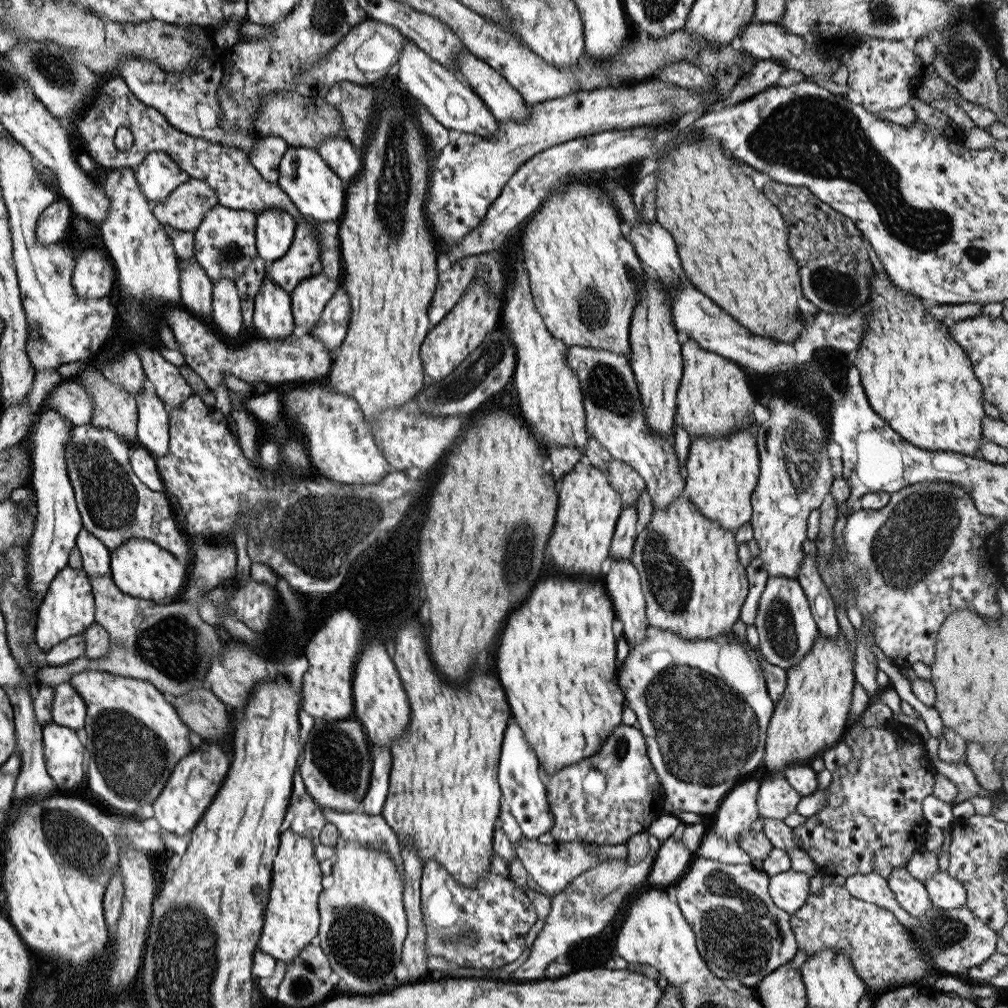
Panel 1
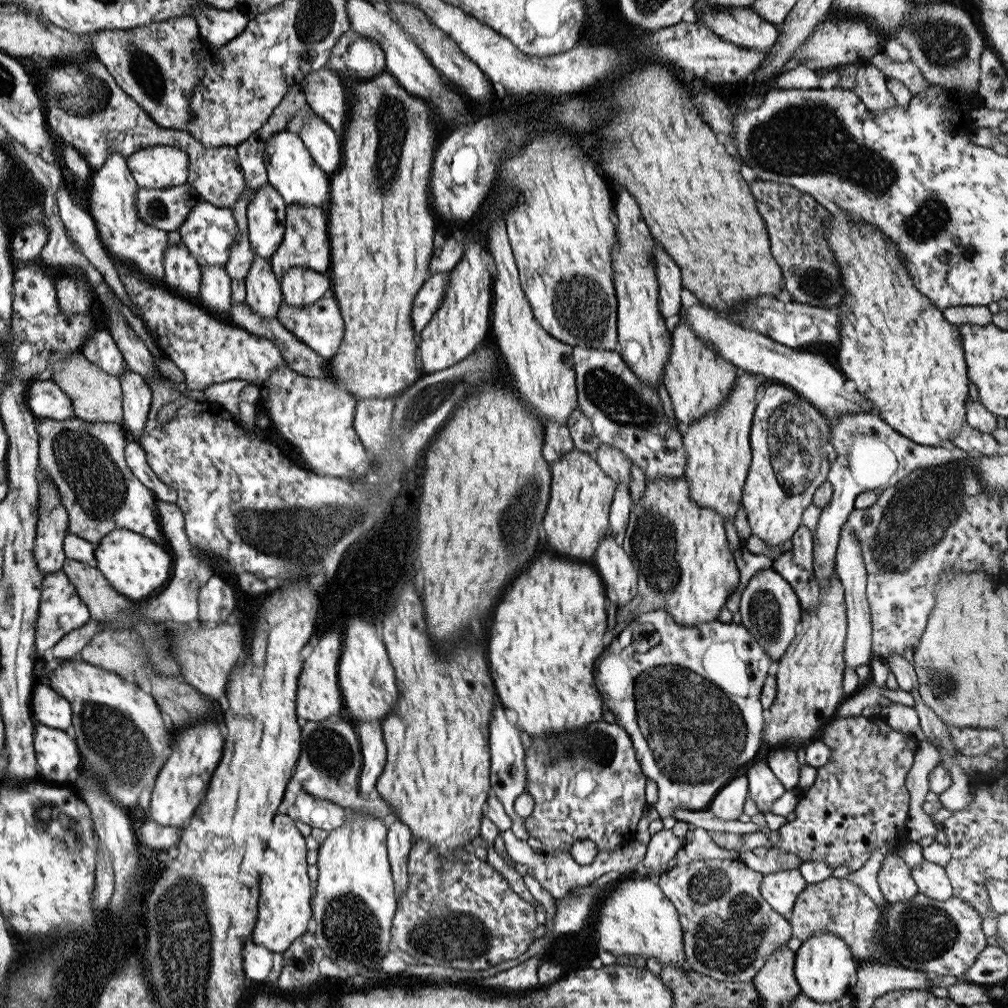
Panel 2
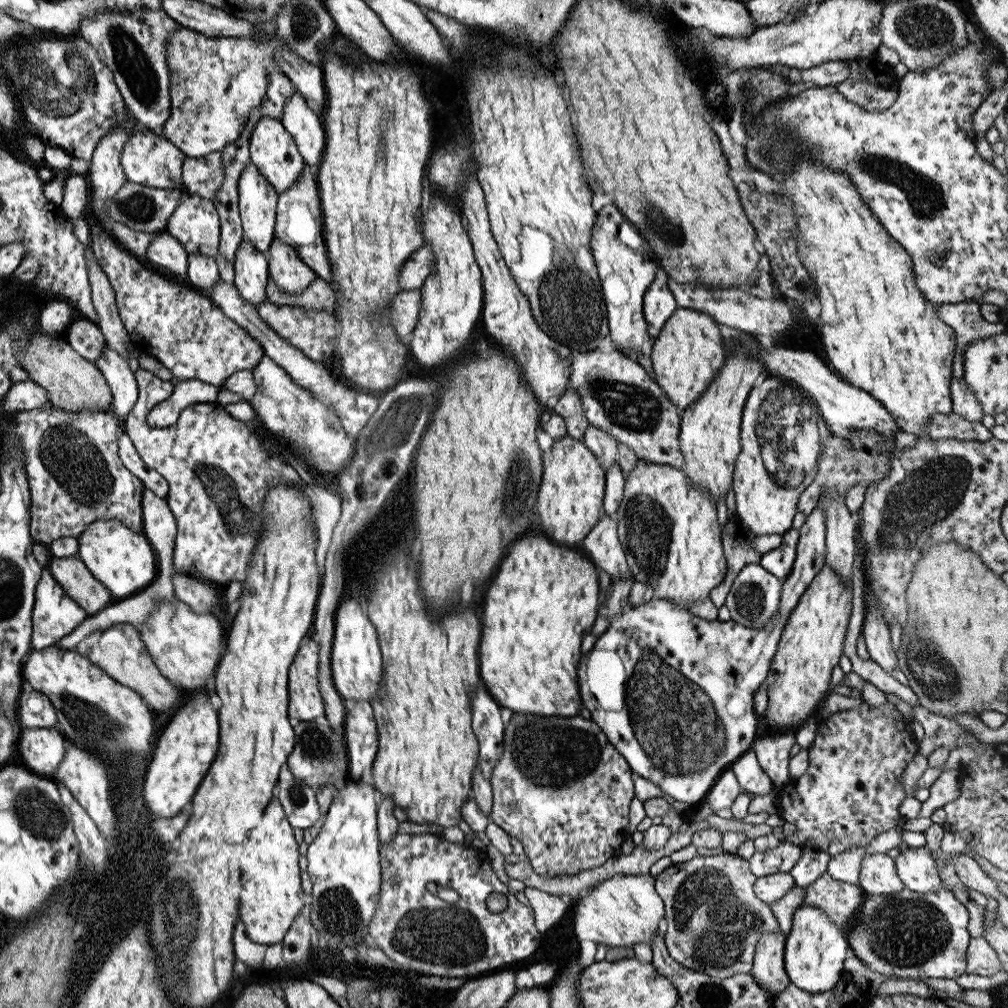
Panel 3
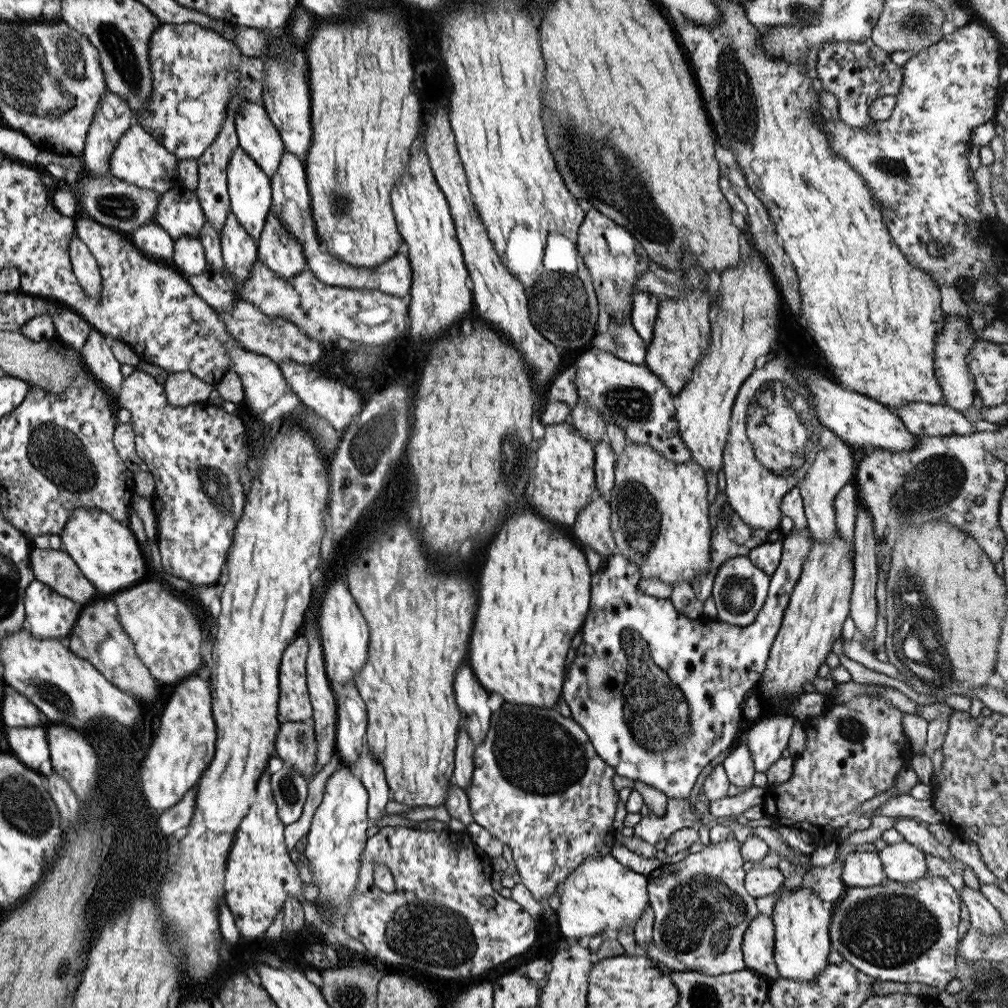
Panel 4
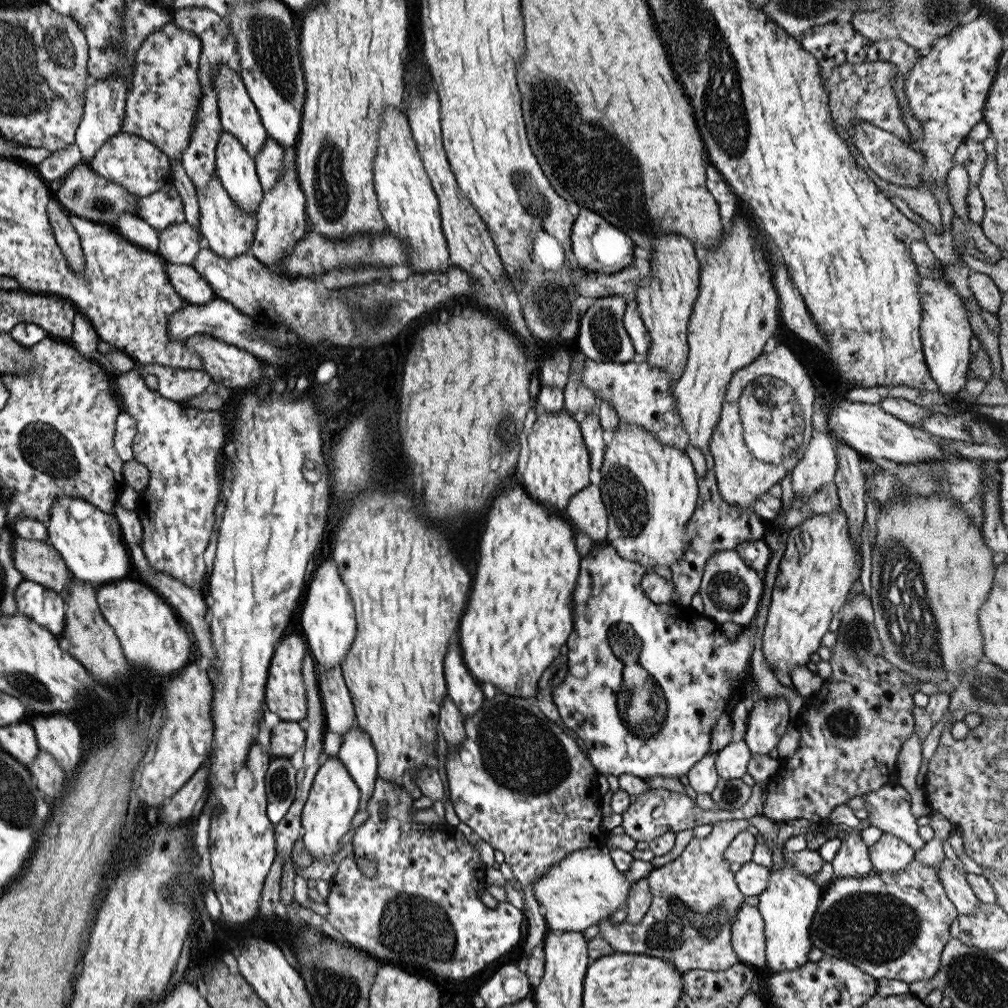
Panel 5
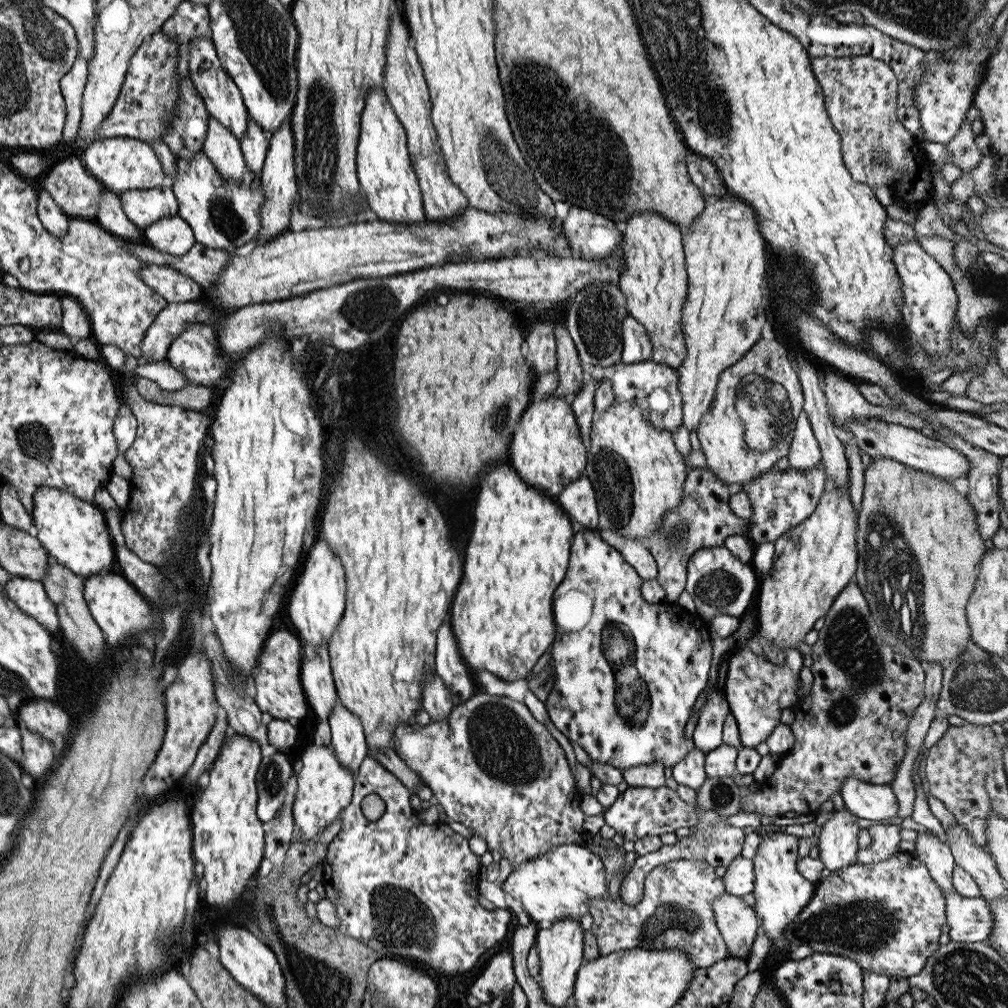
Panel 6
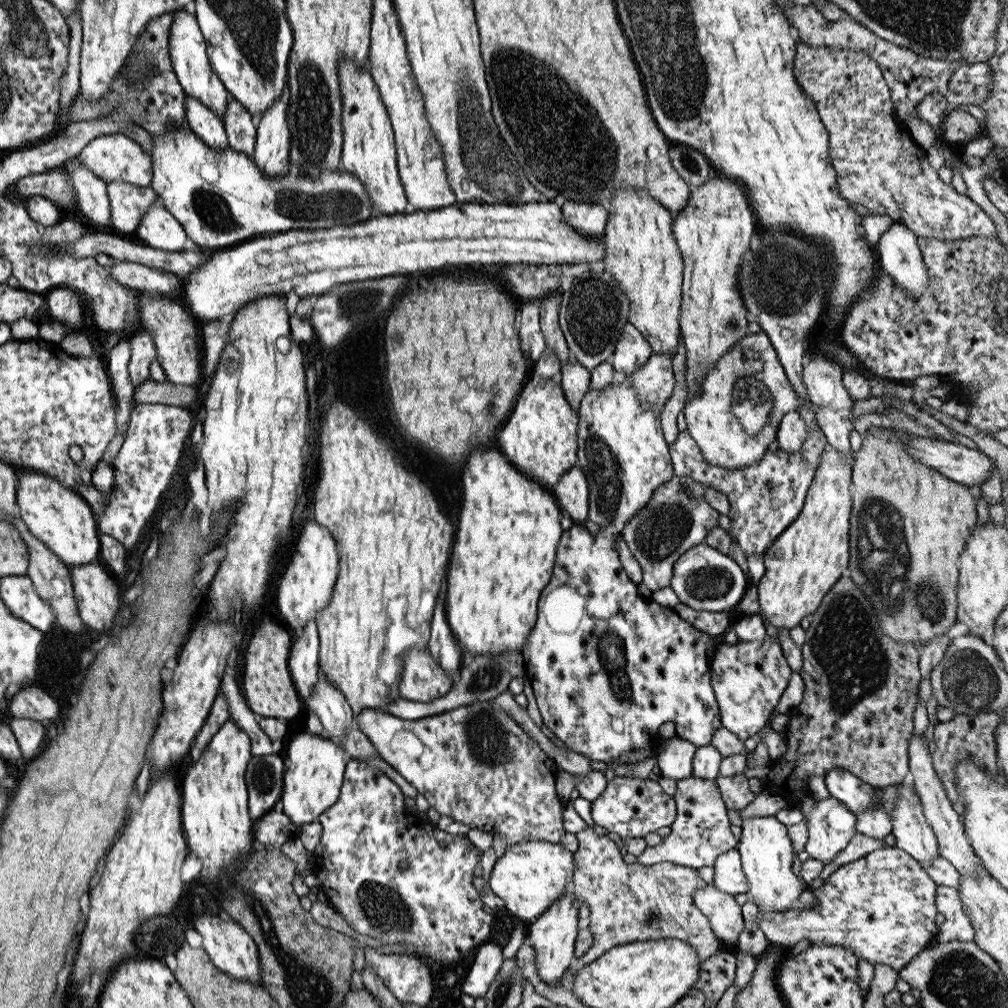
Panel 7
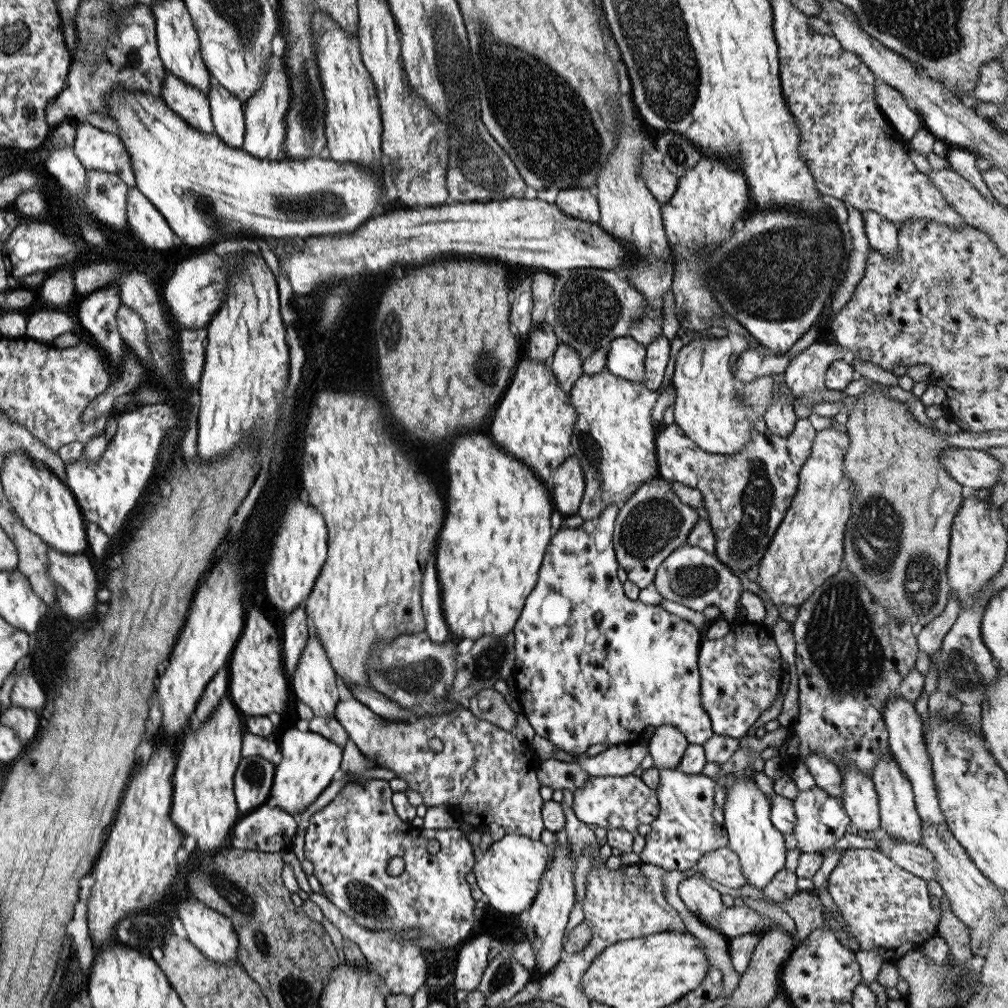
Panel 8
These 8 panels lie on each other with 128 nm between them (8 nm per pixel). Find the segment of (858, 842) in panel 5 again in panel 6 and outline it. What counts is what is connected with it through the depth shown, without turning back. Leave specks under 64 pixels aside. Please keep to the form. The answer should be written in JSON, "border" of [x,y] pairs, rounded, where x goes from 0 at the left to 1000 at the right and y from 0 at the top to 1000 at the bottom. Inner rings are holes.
{"border":[[[839,802],[825,804],[825,812],[812,820],[813,853],[821,863],[835,863],[851,854],[851,810]]]}

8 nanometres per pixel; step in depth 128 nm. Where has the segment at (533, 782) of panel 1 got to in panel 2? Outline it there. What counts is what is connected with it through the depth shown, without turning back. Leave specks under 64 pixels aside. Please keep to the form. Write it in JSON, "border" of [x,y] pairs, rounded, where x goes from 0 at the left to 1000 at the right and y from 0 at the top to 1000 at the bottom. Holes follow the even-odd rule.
{"border":[[[492,698],[489,705],[488,715],[486,716],[486,777],[488,780],[487,786],[498,796],[504,810],[509,813],[508,825],[514,832],[522,835],[526,831],[526,826],[522,822],[522,812],[515,810],[510,805],[510,794],[520,788],[523,784],[523,762],[520,757],[522,751],[520,738],[514,725],[508,718],[504,717],[504,712],[501,710],[501,702],[496,698]]]}

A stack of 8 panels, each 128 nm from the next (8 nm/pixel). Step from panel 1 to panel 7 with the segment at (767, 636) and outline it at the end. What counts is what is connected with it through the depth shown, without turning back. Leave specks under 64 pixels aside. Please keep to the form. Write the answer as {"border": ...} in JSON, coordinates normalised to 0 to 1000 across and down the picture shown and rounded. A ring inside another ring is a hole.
{"border":[[[696,539],[681,546],[669,558],[669,571],[663,581],[672,589],[675,597],[688,605],[716,607],[720,604],[728,608],[744,579],[744,573],[740,573],[725,551]]]}

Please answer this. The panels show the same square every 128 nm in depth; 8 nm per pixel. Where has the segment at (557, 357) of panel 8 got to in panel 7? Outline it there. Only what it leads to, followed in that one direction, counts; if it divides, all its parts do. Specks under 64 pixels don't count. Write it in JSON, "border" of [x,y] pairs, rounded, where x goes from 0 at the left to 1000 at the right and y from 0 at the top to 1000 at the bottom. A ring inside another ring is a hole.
{"border":[[[566,356],[557,363],[557,369],[554,378],[559,385],[560,393],[563,401],[573,410],[575,399],[581,393],[581,389],[585,387],[585,378],[587,376],[586,368],[576,363],[573,358]]]}

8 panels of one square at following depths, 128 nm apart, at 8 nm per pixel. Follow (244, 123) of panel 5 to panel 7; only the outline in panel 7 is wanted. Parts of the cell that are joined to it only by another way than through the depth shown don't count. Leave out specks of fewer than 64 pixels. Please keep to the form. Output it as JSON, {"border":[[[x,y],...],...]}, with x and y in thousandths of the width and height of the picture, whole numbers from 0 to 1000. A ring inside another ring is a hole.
{"border":[[[173,10],[173,22],[171,22],[171,28],[169,28],[169,59],[171,59],[171,66],[173,66],[173,72],[179,80],[179,84],[183,88],[183,91],[190,97],[194,97],[206,105],[210,111],[214,112],[219,118],[224,113],[224,107],[226,107],[226,99],[228,99],[228,91],[223,88],[223,85],[218,80],[218,76],[214,74],[212,68],[208,65],[206,60],[206,53],[204,48],[207,44],[201,40],[200,31],[196,26],[196,21],[193,15],[188,10]]]}

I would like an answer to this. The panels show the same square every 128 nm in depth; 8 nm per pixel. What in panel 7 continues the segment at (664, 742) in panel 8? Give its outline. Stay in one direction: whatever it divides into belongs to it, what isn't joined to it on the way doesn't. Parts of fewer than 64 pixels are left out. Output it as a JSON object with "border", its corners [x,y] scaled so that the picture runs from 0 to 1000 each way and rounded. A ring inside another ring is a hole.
{"border":[[[668,732],[657,747],[652,746],[653,762],[659,771],[675,775],[688,771],[687,755],[691,741],[687,736]]]}

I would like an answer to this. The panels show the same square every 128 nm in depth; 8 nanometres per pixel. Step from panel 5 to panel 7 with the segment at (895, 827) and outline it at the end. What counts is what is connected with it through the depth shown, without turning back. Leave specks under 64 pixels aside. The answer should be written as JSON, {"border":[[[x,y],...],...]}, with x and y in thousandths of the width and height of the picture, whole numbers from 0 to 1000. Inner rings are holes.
{"border":[[[834,763],[821,766],[817,773],[823,789],[835,795],[846,807],[869,802],[874,782],[870,784],[847,768]]]}

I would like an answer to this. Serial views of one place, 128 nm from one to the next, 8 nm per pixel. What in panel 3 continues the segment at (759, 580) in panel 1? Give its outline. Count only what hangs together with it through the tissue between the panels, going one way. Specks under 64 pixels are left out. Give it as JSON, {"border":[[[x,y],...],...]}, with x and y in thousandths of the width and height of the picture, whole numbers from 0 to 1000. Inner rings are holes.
{"border":[[[726,490],[718,492],[720,496],[720,504],[722,504],[722,519],[716,522],[716,543],[718,543],[718,552],[720,553],[720,571],[716,575],[716,579],[712,579],[706,587],[704,587],[704,595],[711,602],[718,601],[720,591],[726,583],[726,577],[730,575],[732,567],[740,562],[740,560],[752,560],[755,550],[752,546],[748,546],[746,536],[750,534],[750,530],[742,528],[739,520],[733,515],[730,507],[730,495]]]}

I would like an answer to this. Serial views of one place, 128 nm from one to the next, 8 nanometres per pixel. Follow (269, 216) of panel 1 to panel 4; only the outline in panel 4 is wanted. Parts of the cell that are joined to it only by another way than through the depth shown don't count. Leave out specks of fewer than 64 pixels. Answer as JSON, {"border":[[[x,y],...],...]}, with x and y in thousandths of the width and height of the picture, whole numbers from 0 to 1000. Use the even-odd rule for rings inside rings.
{"border":[[[236,145],[226,163],[226,193],[228,193],[229,210],[236,220],[246,230],[247,234],[256,241],[260,228],[263,226],[264,214],[270,204],[270,180],[256,165],[256,162],[243,149]]]}

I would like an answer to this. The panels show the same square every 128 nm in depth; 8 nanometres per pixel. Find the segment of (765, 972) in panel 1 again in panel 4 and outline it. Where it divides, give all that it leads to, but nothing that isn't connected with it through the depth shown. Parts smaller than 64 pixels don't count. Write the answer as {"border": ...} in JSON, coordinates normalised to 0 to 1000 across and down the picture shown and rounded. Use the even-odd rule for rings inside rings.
{"border":[[[724,827],[718,834],[712,835],[712,837],[702,837],[696,839],[697,843],[681,848],[677,853],[671,856],[659,856],[651,861],[644,867],[643,874],[643,892],[645,892],[645,899],[649,906],[649,927],[647,927],[647,938],[643,940],[635,941],[633,935],[631,935],[631,940],[636,945],[639,944],[640,948],[647,950],[649,953],[659,955],[667,963],[690,963],[702,966],[704,968],[714,968],[714,966],[722,966],[724,964],[732,964],[732,962],[738,962],[741,960],[738,954],[738,945],[736,945],[736,931],[738,931],[738,925],[742,923],[742,919],[746,917],[746,913],[752,909],[752,899],[750,898],[750,892],[744,889],[744,886],[738,880],[738,856],[735,839],[732,833],[727,827]]]}

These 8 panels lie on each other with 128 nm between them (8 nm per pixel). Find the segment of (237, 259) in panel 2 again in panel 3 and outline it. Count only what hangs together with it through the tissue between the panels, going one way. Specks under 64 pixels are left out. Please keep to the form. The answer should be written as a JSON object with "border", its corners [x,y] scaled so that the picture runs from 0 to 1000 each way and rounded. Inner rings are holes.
{"border":[[[266,71],[268,76],[268,85],[264,87],[264,95],[262,95],[261,108],[250,109],[248,111],[248,121],[243,125],[244,129],[252,129],[254,121],[260,113],[266,116],[272,116],[274,119],[280,119],[280,111],[282,105],[286,101],[286,97],[292,91],[295,91],[294,86],[284,73],[276,73],[276,71]],[[241,131],[236,139],[232,139],[230,143],[226,143],[226,145],[222,145],[218,149],[218,152],[220,152],[220,164],[222,164],[222,181],[220,181],[220,187],[214,190],[214,196],[210,198],[210,201],[216,207],[216,213],[218,213],[219,238],[217,250],[230,263],[233,262],[234,252],[238,248],[239,241],[243,238],[243,231],[236,210],[236,179],[238,179],[240,171],[244,169],[244,165],[249,161],[248,135],[250,135],[250,132]]]}

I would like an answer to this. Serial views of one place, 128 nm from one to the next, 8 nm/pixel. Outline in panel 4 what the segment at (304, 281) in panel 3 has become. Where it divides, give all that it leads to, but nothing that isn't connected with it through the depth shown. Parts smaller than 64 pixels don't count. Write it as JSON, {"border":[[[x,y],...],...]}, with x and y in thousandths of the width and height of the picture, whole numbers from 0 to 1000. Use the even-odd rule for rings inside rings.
{"border":[[[270,206],[264,214],[262,224],[255,241],[257,260],[283,278],[294,276],[305,268],[300,244],[280,224],[280,218],[274,216]]]}

